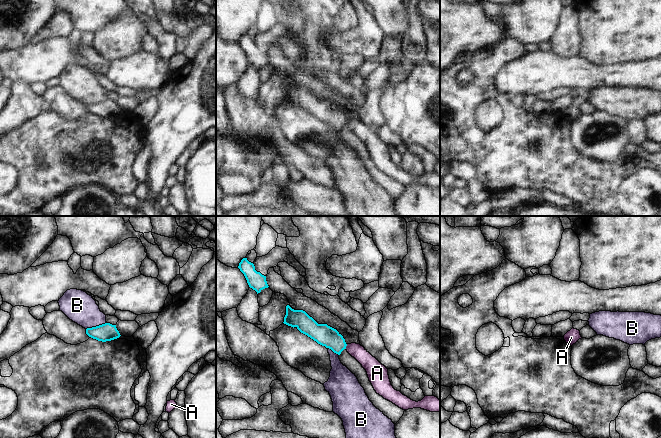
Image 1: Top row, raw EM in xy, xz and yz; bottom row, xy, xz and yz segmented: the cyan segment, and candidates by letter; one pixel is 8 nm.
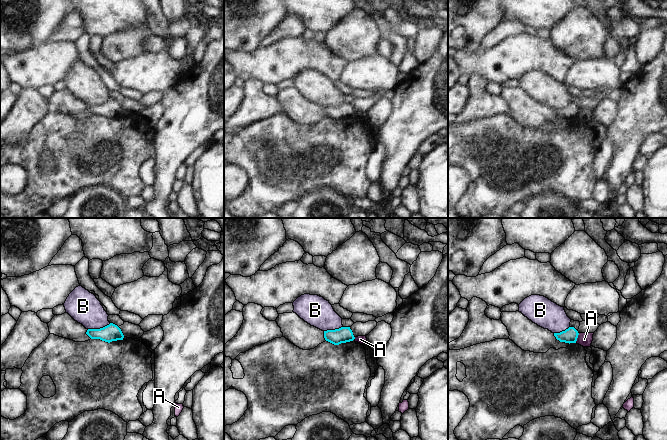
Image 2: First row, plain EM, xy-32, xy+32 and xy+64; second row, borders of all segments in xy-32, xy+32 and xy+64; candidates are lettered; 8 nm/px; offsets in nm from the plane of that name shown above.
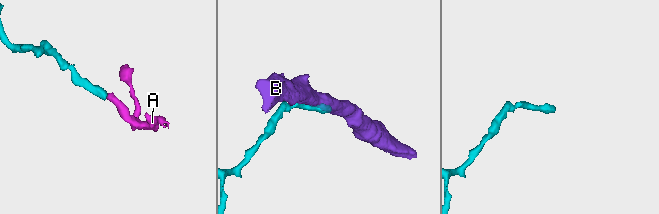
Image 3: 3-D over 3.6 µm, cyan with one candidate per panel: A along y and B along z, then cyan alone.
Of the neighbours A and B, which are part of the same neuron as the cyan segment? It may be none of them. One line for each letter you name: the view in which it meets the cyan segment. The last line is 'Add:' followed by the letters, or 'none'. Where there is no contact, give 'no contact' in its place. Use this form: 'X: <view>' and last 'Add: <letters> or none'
Add: none

